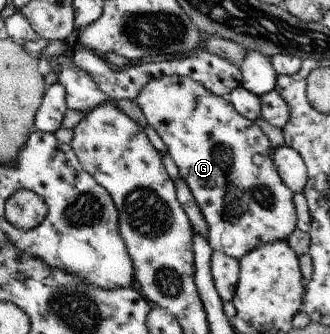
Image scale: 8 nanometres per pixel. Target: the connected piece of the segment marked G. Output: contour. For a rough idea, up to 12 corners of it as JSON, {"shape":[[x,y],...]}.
{"shape":[[178,74],[134,101],[240,260],[298,227],[276,147]]}

